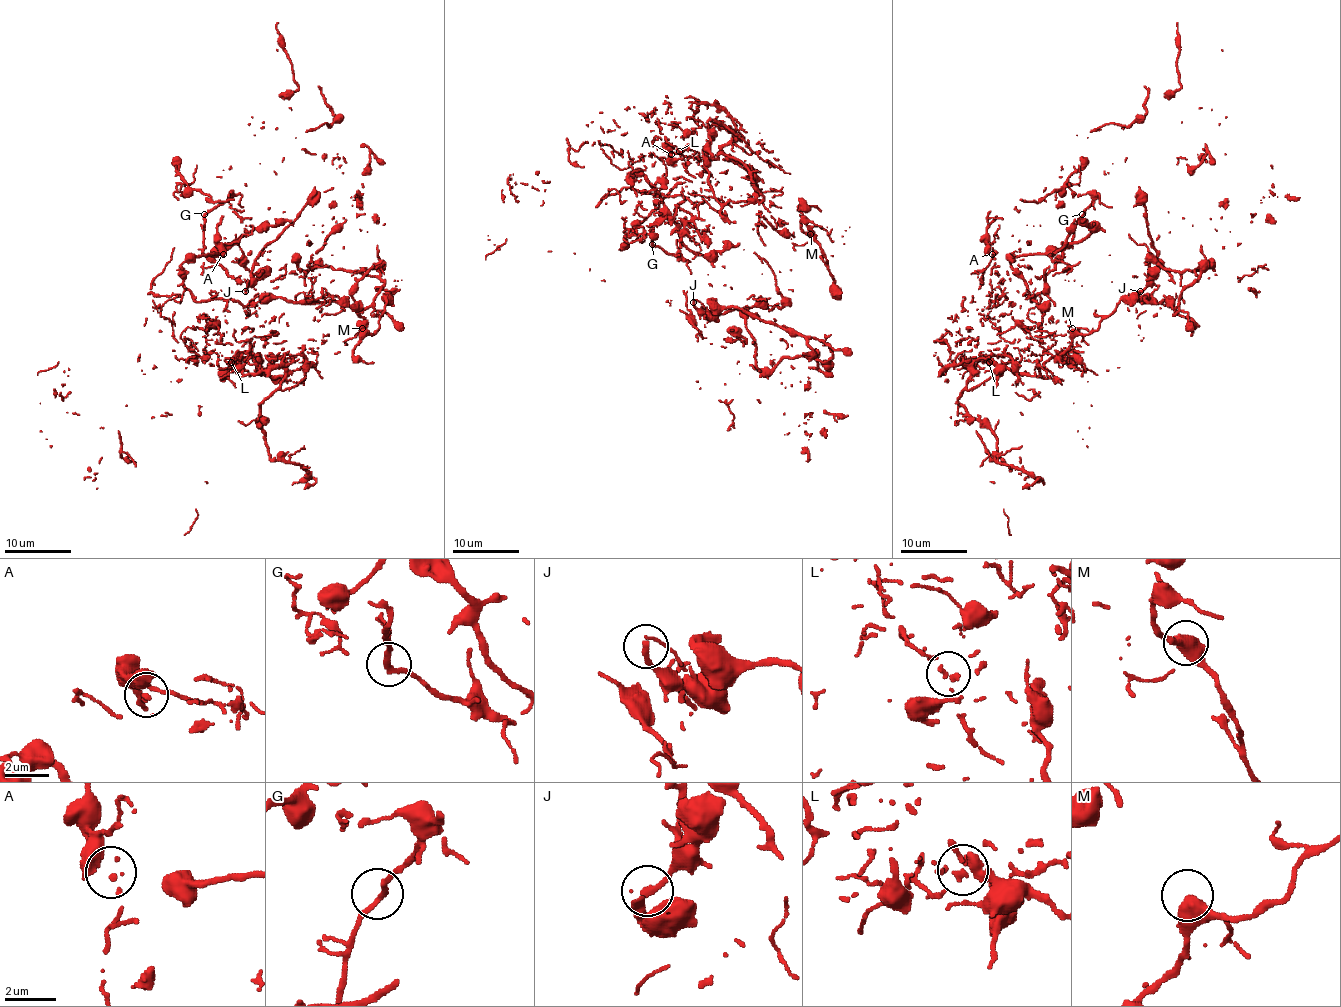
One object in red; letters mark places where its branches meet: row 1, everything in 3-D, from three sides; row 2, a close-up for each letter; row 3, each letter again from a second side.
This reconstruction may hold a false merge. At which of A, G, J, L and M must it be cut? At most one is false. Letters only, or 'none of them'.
none of them

